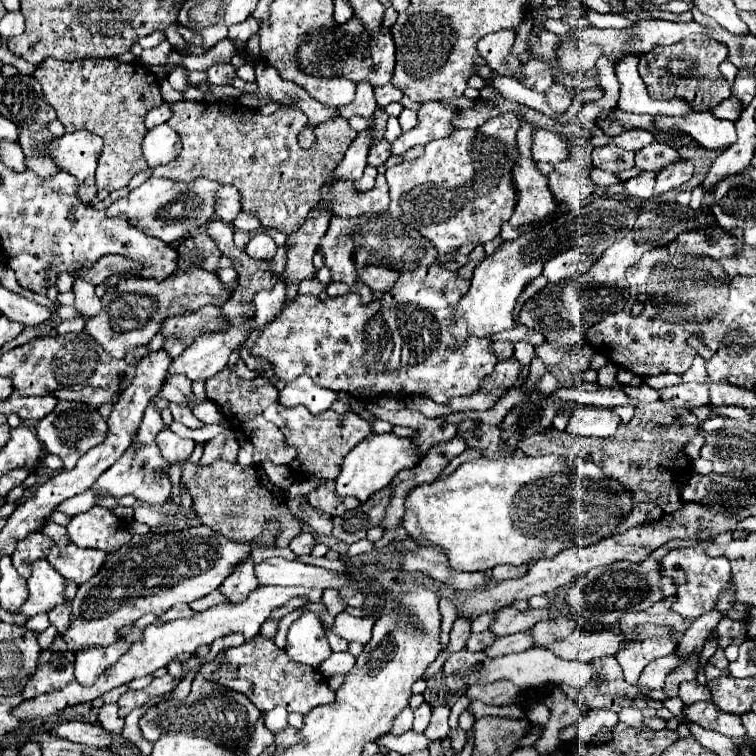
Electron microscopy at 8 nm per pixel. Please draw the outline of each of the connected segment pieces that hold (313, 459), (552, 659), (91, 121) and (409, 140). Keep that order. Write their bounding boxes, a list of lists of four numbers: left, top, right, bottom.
[[264,402,372,480],[442,648,594,692],[34,58,164,192],[392,102,454,156]]

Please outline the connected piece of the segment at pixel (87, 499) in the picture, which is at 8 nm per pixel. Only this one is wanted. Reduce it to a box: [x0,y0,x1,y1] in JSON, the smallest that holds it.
[62,404,172,516]

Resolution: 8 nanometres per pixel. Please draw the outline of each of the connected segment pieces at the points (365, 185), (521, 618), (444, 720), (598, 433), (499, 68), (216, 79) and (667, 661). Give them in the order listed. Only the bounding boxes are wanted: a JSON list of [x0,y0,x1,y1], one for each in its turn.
[[353,165,378,192],[490,606,550,638],[424,706,450,740],[566,406,620,438],[478,30,522,78],[206,64,236,84],[638,654,684,688]]

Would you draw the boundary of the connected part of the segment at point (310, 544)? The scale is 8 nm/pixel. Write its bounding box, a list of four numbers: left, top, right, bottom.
[290,532,316,554]

